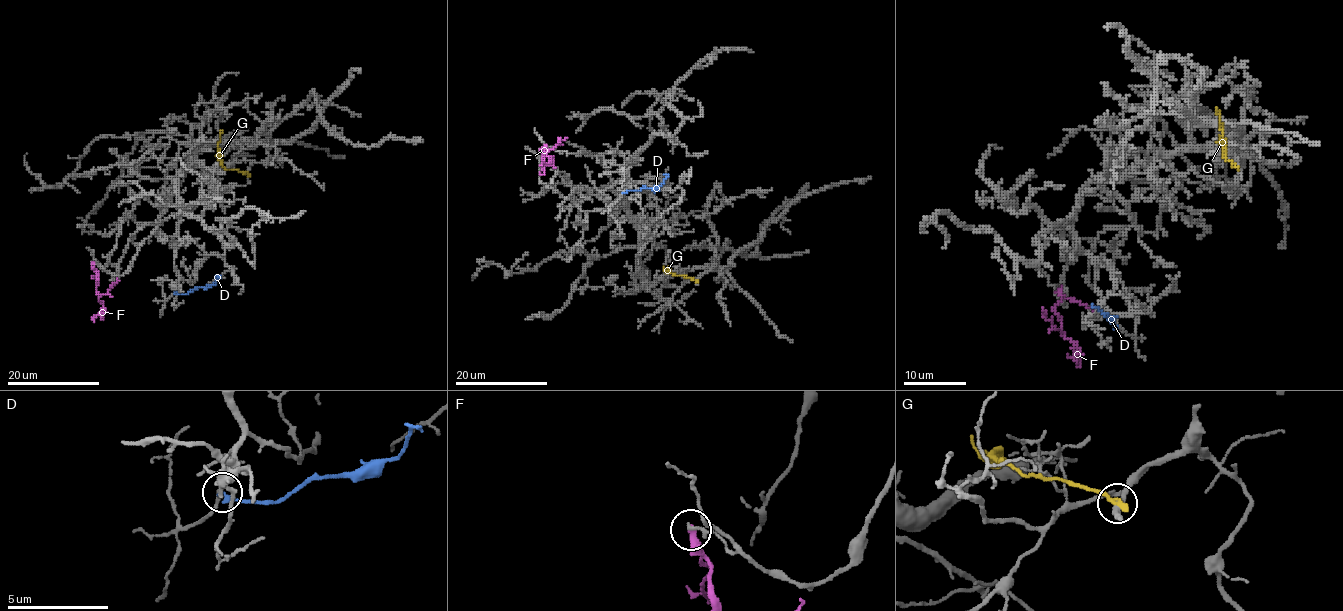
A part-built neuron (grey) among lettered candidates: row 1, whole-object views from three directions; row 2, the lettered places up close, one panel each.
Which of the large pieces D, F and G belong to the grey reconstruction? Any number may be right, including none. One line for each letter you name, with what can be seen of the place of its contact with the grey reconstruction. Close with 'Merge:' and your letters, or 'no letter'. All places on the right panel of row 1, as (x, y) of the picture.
Merge: no letter

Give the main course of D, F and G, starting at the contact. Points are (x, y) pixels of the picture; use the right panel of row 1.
D: (1116, 325), (1114, 328), (1111, 320), (1091, 305)
F: (1060, 287), (1054, 312), (1060, 320), (1060, 330), (1077, 345), (1077, 359), (1080, 362), (1077, 365)
G: (1237, 168), (1225, 155), (1217, 107)

